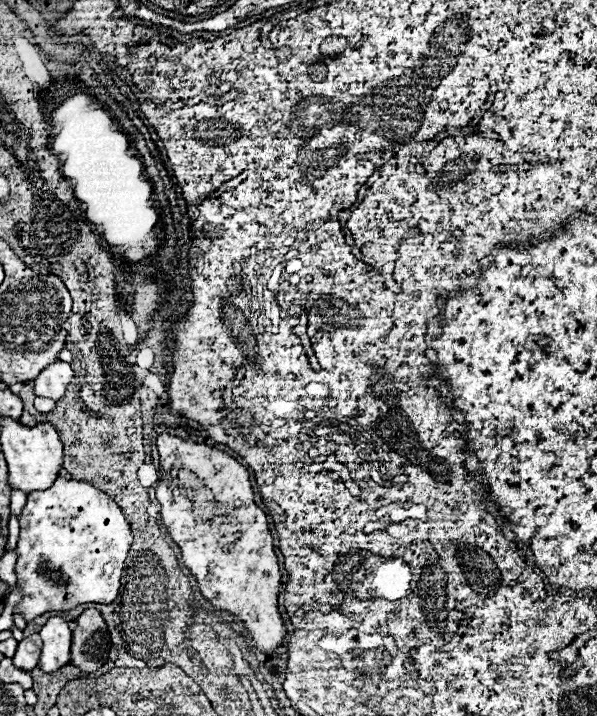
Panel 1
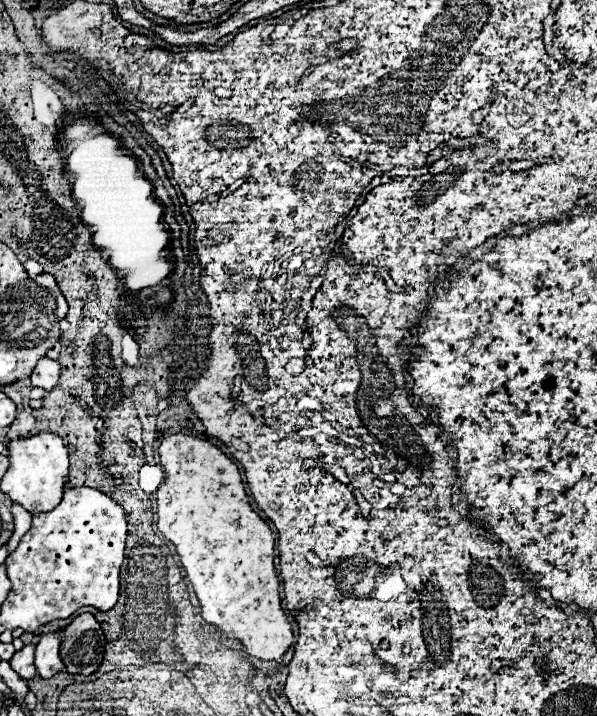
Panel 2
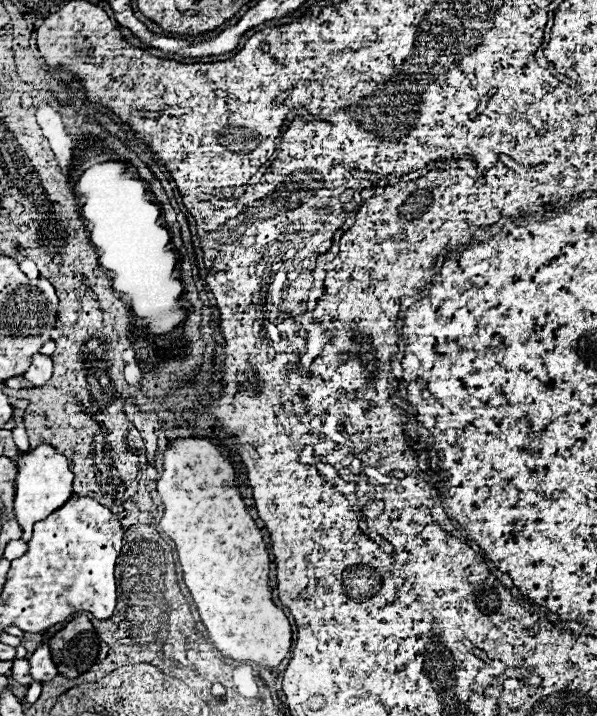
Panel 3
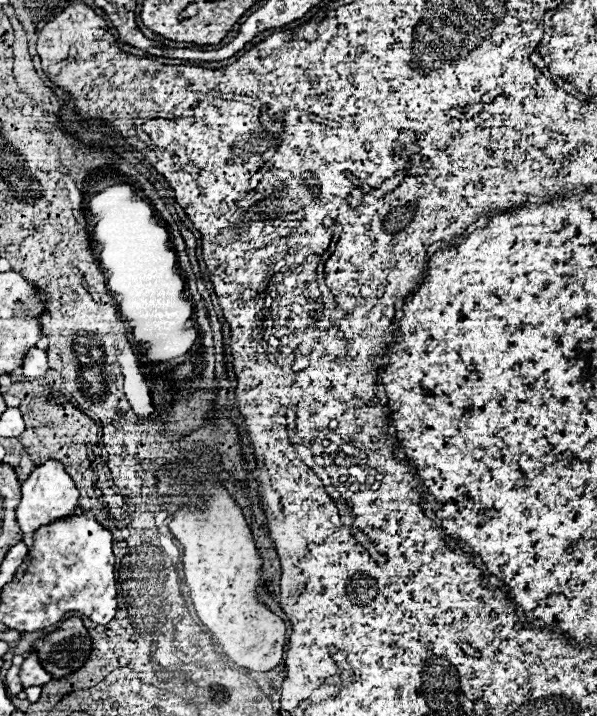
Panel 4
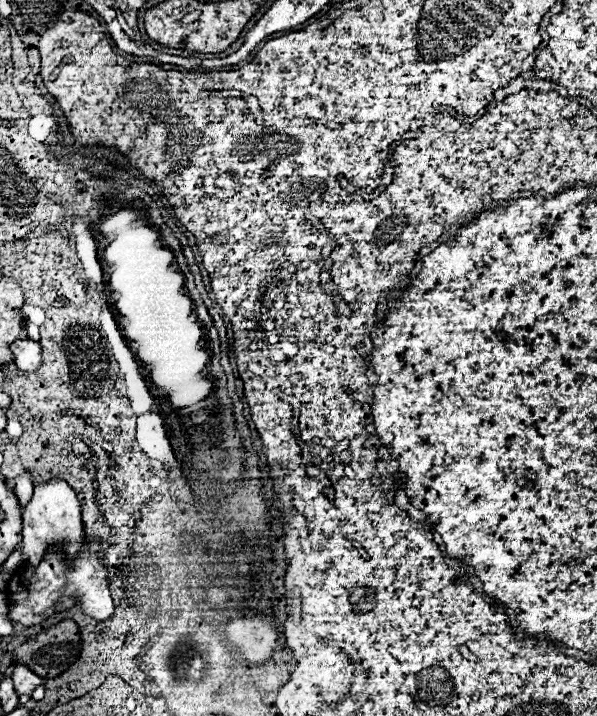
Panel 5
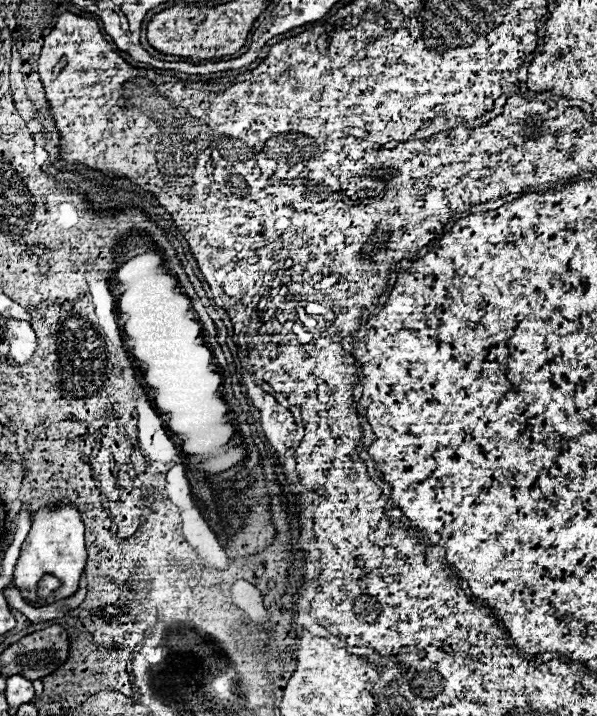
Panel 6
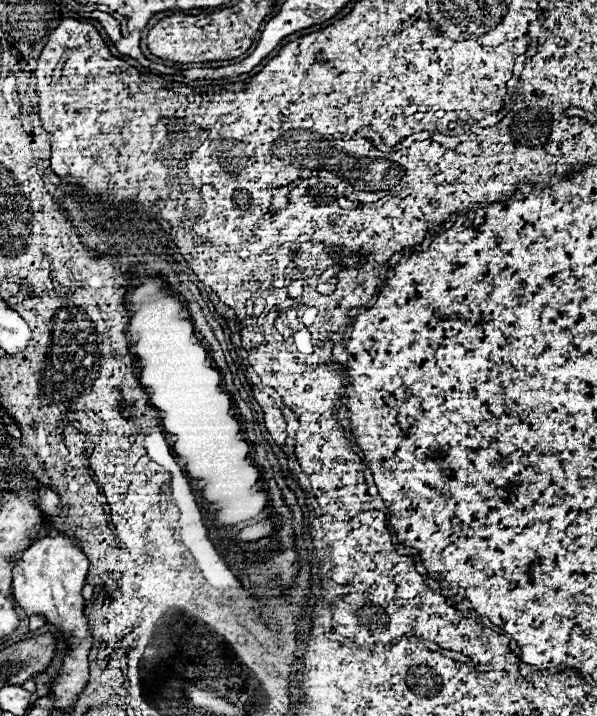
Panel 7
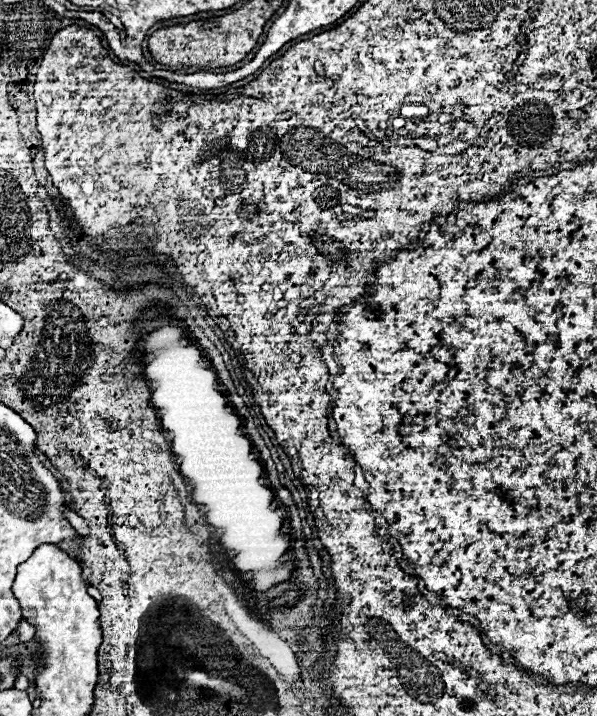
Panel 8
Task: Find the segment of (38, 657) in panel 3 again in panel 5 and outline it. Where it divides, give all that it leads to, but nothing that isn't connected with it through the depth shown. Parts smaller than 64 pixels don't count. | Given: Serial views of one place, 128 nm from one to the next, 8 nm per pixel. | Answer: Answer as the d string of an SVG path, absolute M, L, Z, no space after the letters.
M16 664L14 672L12 672L12 680L14 680L14 686L16 686L16 692L18 696L26 694L26 696L32 696L32 690L40 684L44 684L44 678L42 676L36 676L28 666L24 664Z

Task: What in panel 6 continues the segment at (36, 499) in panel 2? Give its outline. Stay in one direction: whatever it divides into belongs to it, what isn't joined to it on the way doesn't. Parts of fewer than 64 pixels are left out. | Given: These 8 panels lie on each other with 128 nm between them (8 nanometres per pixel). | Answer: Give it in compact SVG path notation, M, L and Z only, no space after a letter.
M60 504L54 508L40 508L32 516L32 528L22 544L20 558L14 570L14 586L20 588L24 600L32 606L40 606L36 598L36 584L44 574L52 574L62 582L60 592L48 596L46 604L70 598L78 590L78 580L86 566L86 544L84 544L84 524L80 512L74 504Z

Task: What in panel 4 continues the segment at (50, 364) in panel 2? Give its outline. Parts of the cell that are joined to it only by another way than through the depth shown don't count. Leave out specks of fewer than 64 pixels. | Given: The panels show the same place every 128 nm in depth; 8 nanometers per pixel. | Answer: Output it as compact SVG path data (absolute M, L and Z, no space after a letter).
M30 348L24 356L24 364L22 364L22 374L30 380L36 380L36 378L42 378L48 370L48 364L46 364L46 352L44 350L38 350L38 348Z

